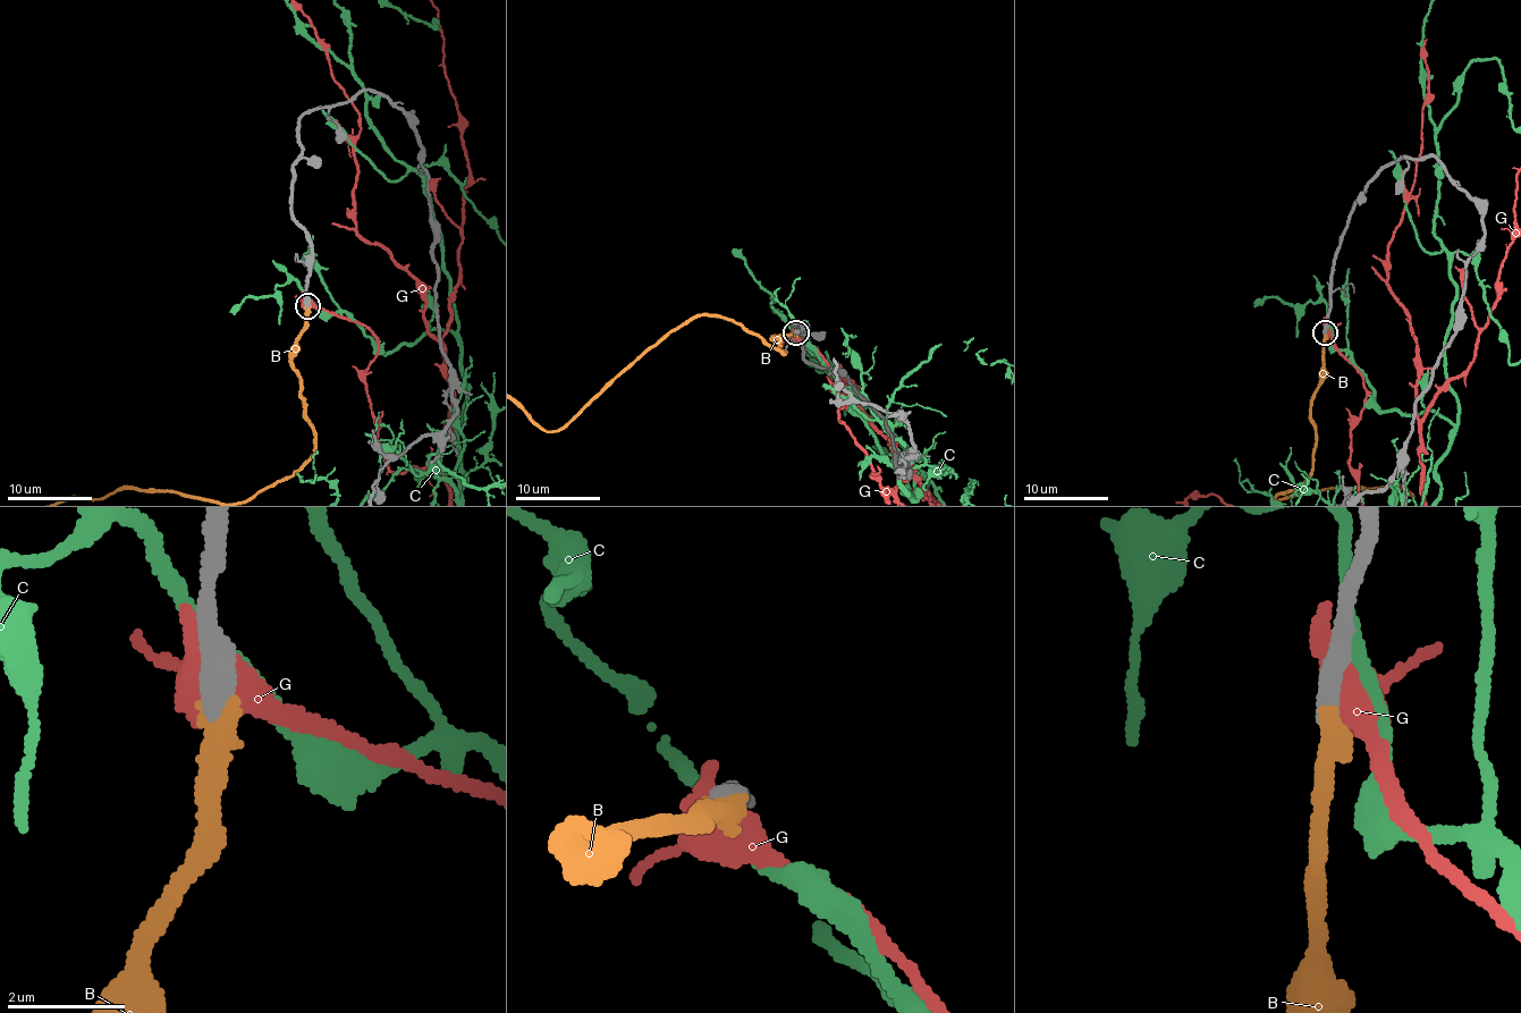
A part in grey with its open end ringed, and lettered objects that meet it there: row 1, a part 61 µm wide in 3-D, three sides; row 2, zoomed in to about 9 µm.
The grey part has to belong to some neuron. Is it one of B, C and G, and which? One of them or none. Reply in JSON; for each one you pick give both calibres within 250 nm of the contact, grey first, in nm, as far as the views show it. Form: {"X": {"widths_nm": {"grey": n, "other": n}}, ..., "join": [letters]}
{"B": {"widths_nm": {"grey": 500, "other": 420}}, "join": ["B"]}

